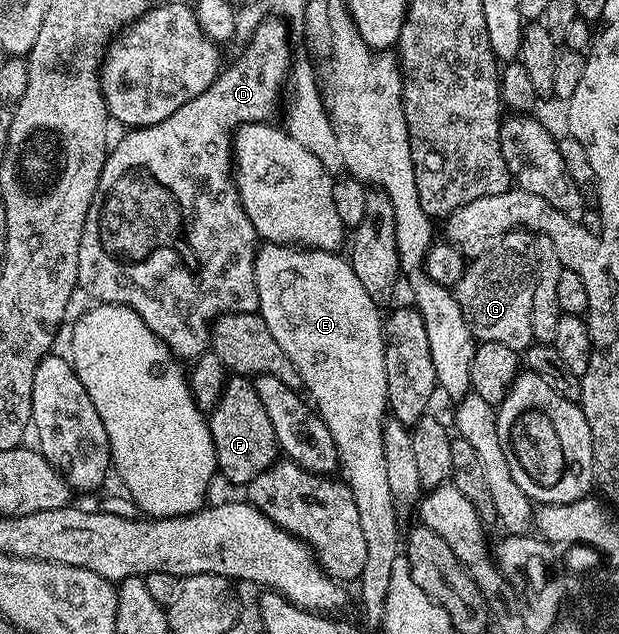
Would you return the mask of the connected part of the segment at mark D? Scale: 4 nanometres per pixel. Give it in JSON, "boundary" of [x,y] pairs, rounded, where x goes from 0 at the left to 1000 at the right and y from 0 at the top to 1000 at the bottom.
{"boundary":[[[435,25],[436,28],[430,28],[423,36],[418,38],[402,52],[404,68],[399,69],[397,74],[391,79],[391,87],[386,88],[384,93],[380,95],[378,104],[367,103],[363,109],[354,115],[352,125],[346,128],[344,132],[339,134],[336,140],[330,145],[323,145],[323,151],[317,151],[310,158],[304,158],[304,164],[297,164],[291,170],[284,170],[284,177],[278,177],[278,183],[271,183],[271,189],[265,189],[258,196],[252,196],[250,199],[226,199],[221,202],[210,202],[202,207],[204,213],[199,215],[197,219],[192,221],[191,226],[183,226],[181,235],[173,241],[171,257],[168,259],[168,265],[165,267],[165,276],[162,278],[162,284],[158,285],[158,295],[155,297],[155,303],[152,304],[152,314],[149,315],[149,322],[142,328],[142,334],[139,336],[139,352],[136,353],[136,366],[129,372],[129,416],[126,418],[126,450],[136,459],[141,457],[142,462],[152,468],[150,475],[158,479],[176,479],[179,483],[205,483],[210,489],[218,489],[223,497],[233,505],[233,511],[239,511],[239,517],[246,517],[246,524],[267,543],[268,547],[275,550],[275,557],[286,562],[294,568],[312,568],[321,565],[325,558],[334,557],[341,550],[341,513],[351,506],[359,495],[372,495],[372,494],[412,494],[417,486],[417,456],[414,454],[414,429],[410,427],[410,412],[414,410],[414,404],[417,402],[417,390],[420,386],[420,377],[417,374],[417,368],[414,366],[414,360],[407,360],[407,347],[401,347],[401,341],[394,334],[394,328],[391,326],[391,317],[388,315],[388,309],[384,308],[384,295],[381,292],[381,274],[378,267],[378,251],[375,248],[375,226],[378,221],[378,208],[384,203],[386,199],[397,199],[404,192],[428,192],[435,194],[438,191],[436,186],[443,178],[451,178],[452,174],[452,161],[449,167],[449,153],[457,153],[459,144],[465,136],[465,125],[472,117],[472,90],[468,91],[468,60],[462,55],[462,41],[464,36],[457,33],[454,27],[449,25]]]}

